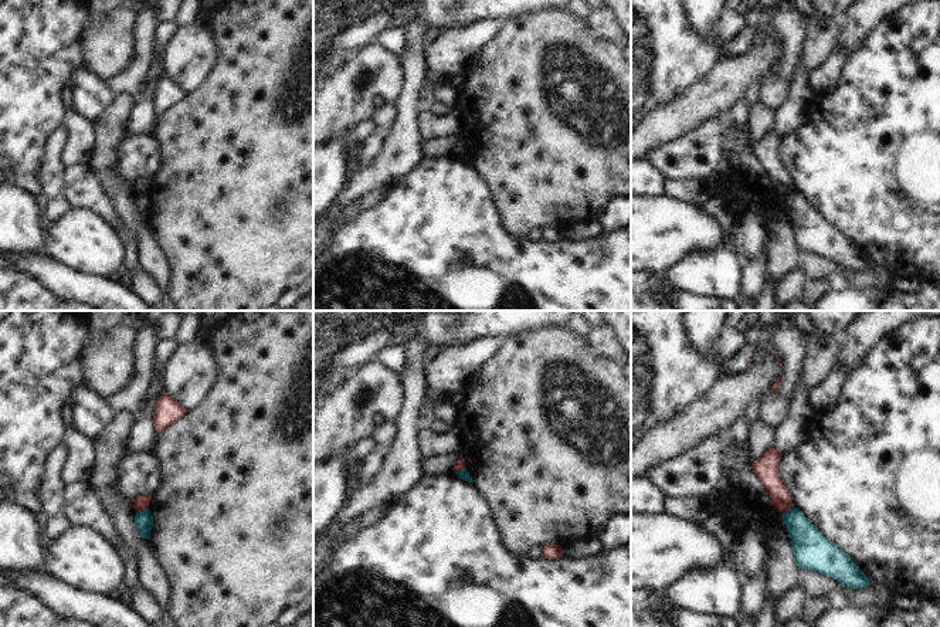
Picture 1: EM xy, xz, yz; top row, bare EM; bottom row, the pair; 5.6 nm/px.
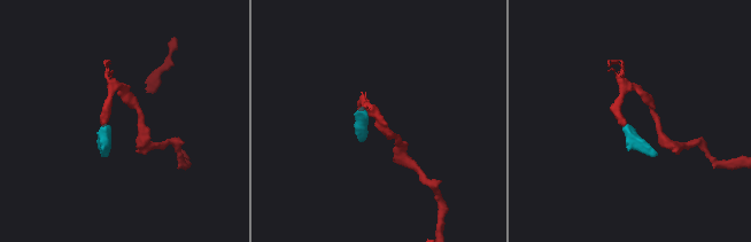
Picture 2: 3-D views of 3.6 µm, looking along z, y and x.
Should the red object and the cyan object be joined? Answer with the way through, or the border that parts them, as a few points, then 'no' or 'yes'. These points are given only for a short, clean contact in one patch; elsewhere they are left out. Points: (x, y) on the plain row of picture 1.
border xy (148, 189), (136, 195); no

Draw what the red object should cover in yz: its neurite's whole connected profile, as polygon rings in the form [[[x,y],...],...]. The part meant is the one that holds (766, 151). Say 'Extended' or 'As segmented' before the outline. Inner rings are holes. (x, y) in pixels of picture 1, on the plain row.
As segmented. [[[771,128],[764,133],[761,140],[751,146],[751,150],[770,177],[771,187],[784,196],[794,187],[791,184],[791,176],[785,172],[778,156],[778,145],[781,138],[783,135]]]

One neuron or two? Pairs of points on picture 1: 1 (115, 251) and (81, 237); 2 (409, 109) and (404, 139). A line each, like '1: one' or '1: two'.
1: one
2: one

